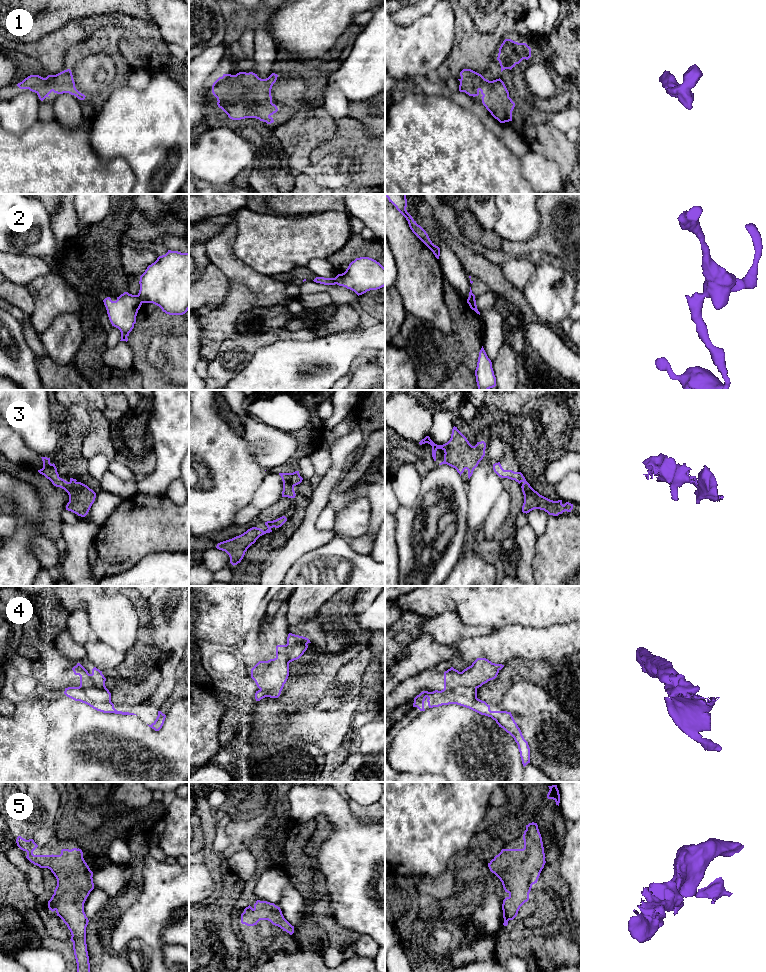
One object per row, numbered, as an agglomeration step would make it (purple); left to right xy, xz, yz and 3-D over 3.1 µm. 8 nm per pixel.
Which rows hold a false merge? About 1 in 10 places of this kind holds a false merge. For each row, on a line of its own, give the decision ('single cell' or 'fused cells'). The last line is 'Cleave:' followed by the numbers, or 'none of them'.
1: single cell
2: fused cells
3: single cell
4: single cell
5: single cell
Cleave: 2

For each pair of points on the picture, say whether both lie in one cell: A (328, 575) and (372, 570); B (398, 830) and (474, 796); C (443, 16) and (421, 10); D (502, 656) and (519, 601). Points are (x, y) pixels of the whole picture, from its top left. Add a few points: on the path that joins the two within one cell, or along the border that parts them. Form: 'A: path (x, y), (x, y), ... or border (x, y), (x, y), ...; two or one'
A: path (332, 562), (338, 556), (351, 556), (359, 564); one
B: path (417, 811), (432, 796), (455, 796); one
C: border (432, 10), (417, 18), (410, 25); two
D: border (513, 625), (536, 628); two

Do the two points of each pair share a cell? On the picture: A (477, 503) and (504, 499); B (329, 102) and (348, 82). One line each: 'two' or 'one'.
A: two
B: two

